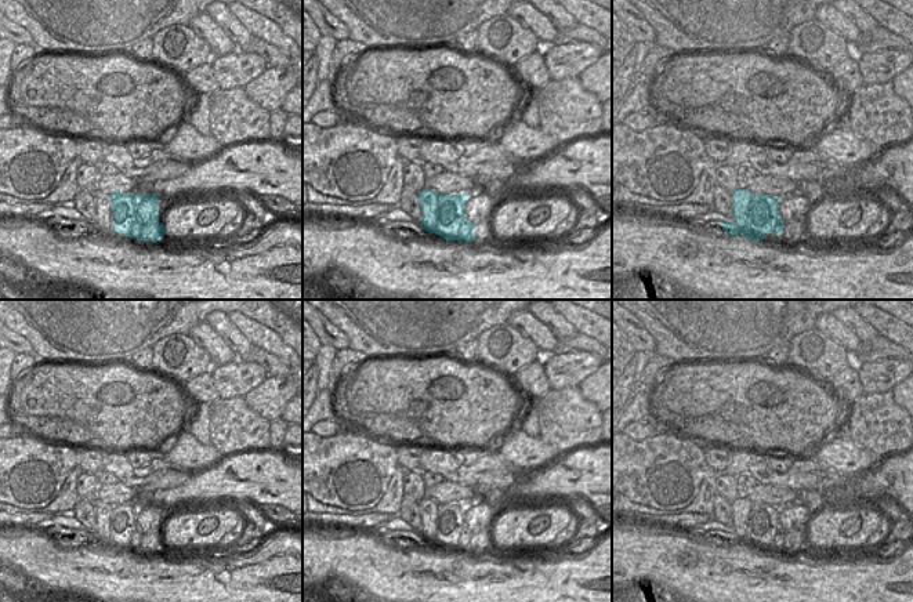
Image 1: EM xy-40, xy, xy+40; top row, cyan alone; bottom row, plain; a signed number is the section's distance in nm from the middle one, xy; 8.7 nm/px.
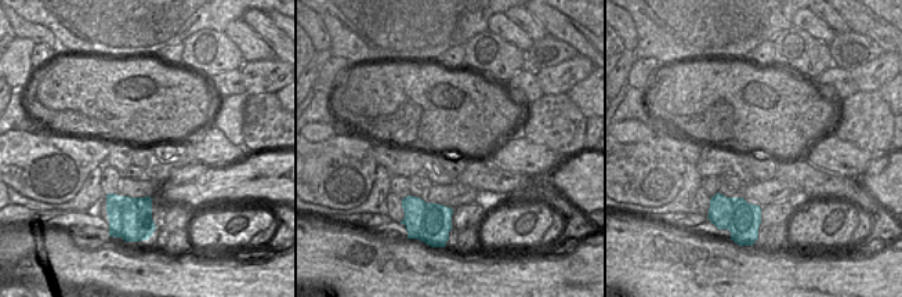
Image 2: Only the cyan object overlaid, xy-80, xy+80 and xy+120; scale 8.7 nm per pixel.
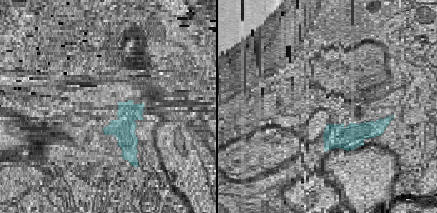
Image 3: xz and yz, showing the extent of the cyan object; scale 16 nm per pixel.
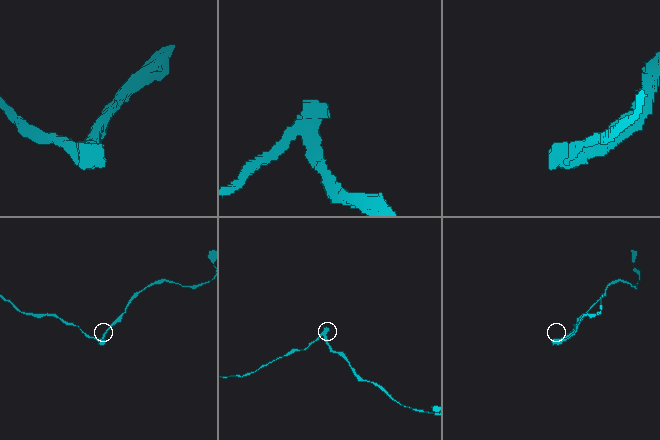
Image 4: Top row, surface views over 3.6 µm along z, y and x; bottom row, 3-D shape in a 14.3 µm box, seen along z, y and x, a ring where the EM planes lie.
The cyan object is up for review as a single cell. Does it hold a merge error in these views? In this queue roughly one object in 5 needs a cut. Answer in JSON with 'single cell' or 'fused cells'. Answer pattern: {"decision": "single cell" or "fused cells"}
{"decision": "fused cells"}

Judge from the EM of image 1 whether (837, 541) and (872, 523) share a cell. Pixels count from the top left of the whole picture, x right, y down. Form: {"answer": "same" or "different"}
{"answer": "same"}

